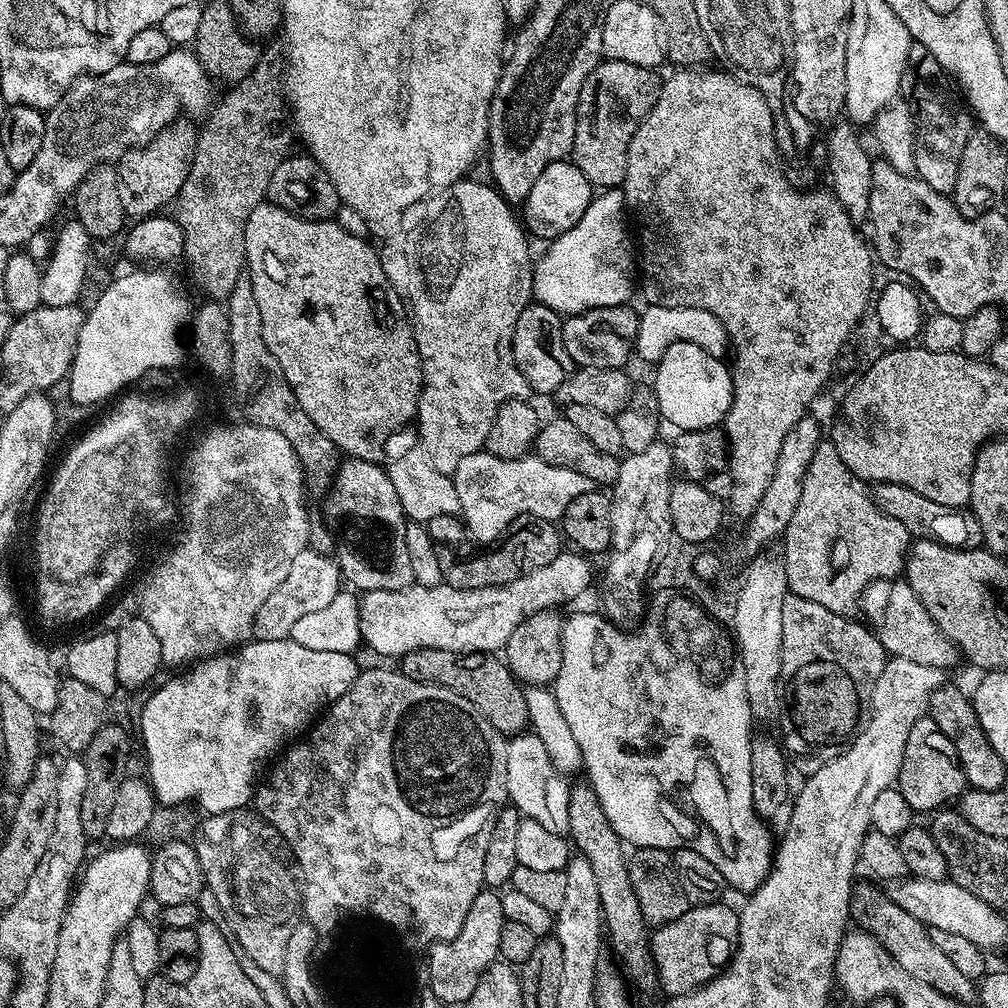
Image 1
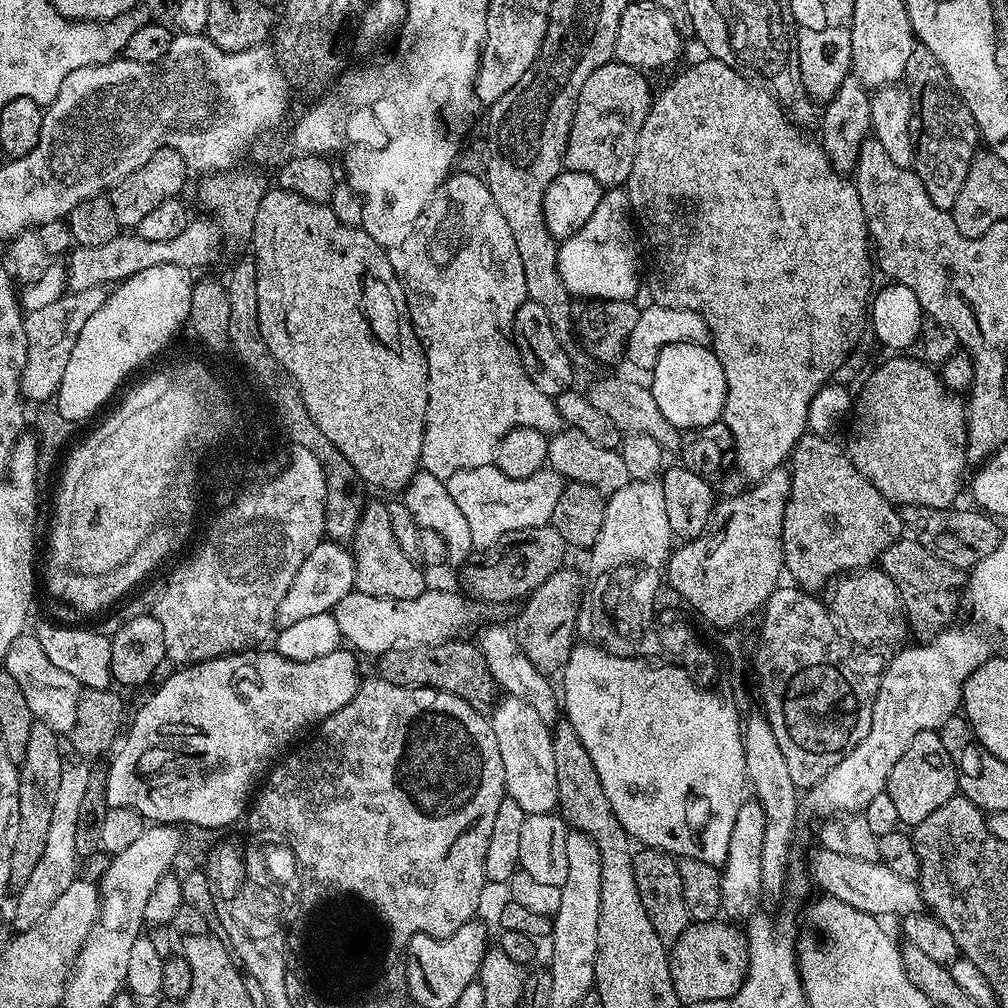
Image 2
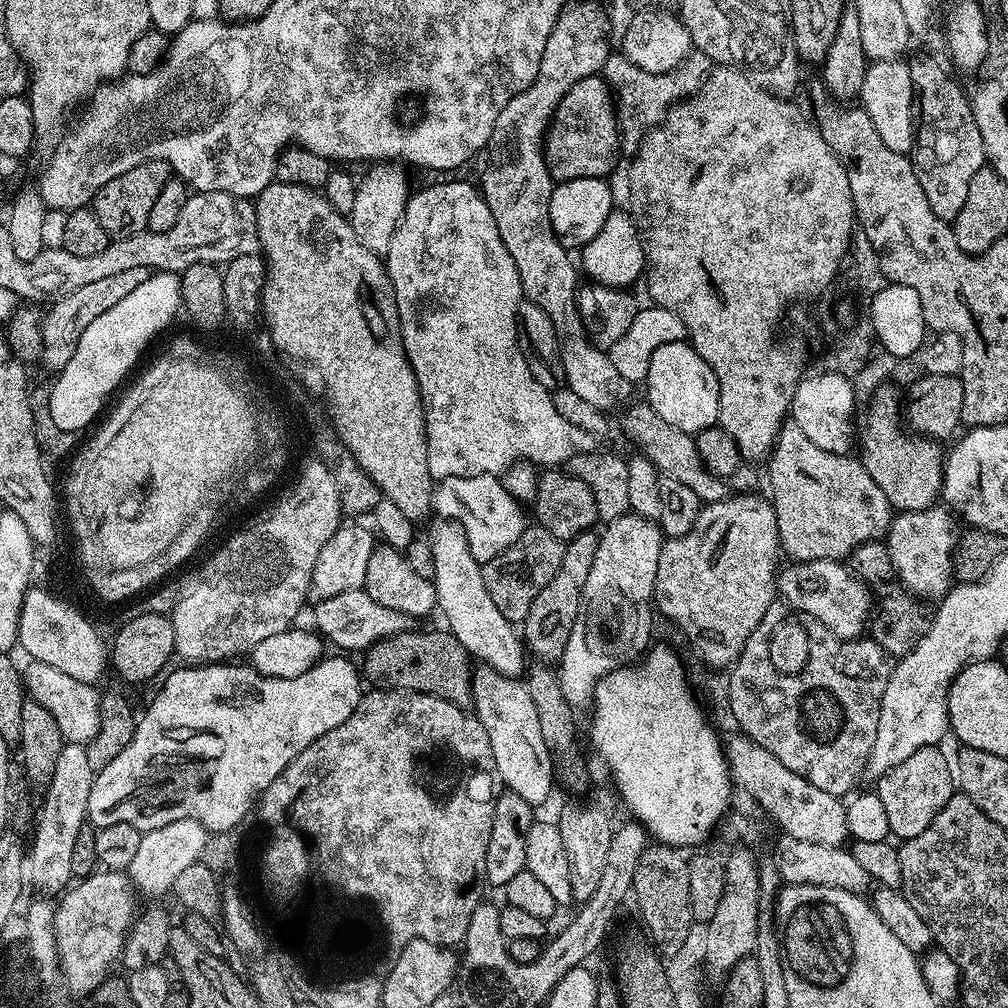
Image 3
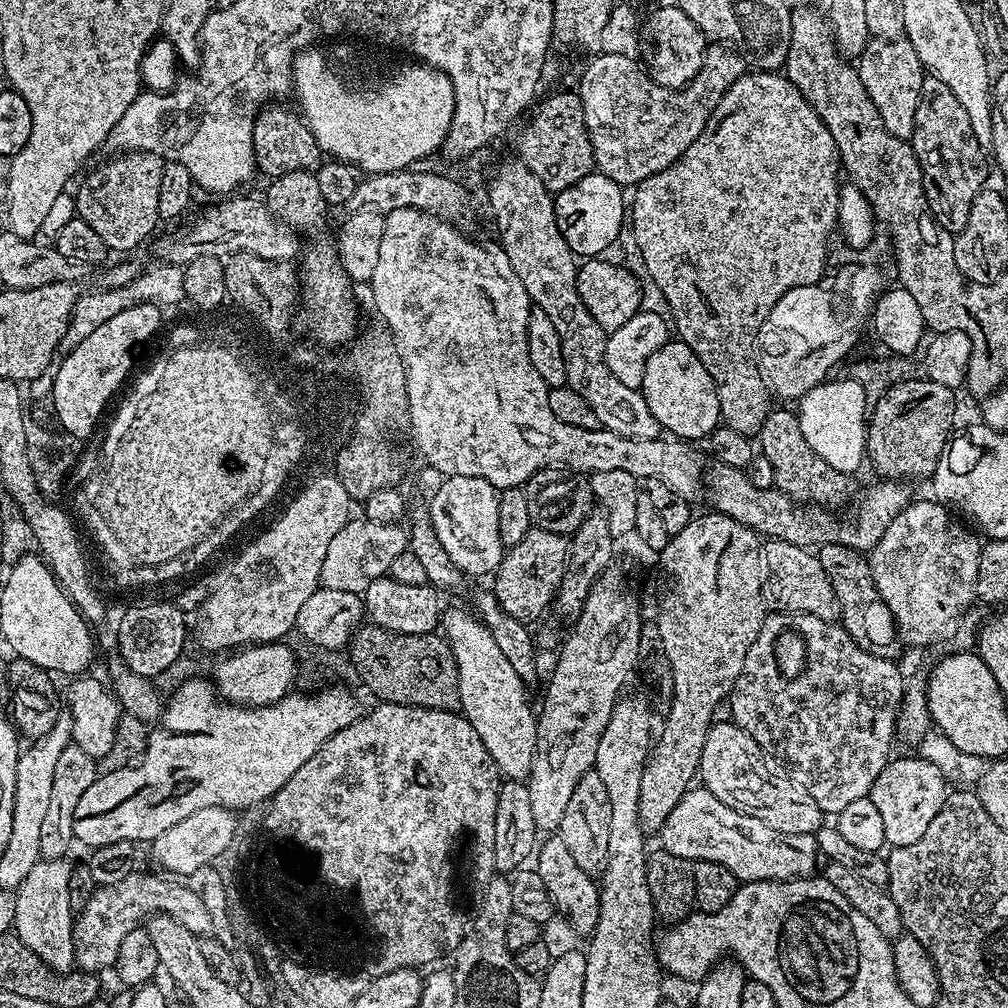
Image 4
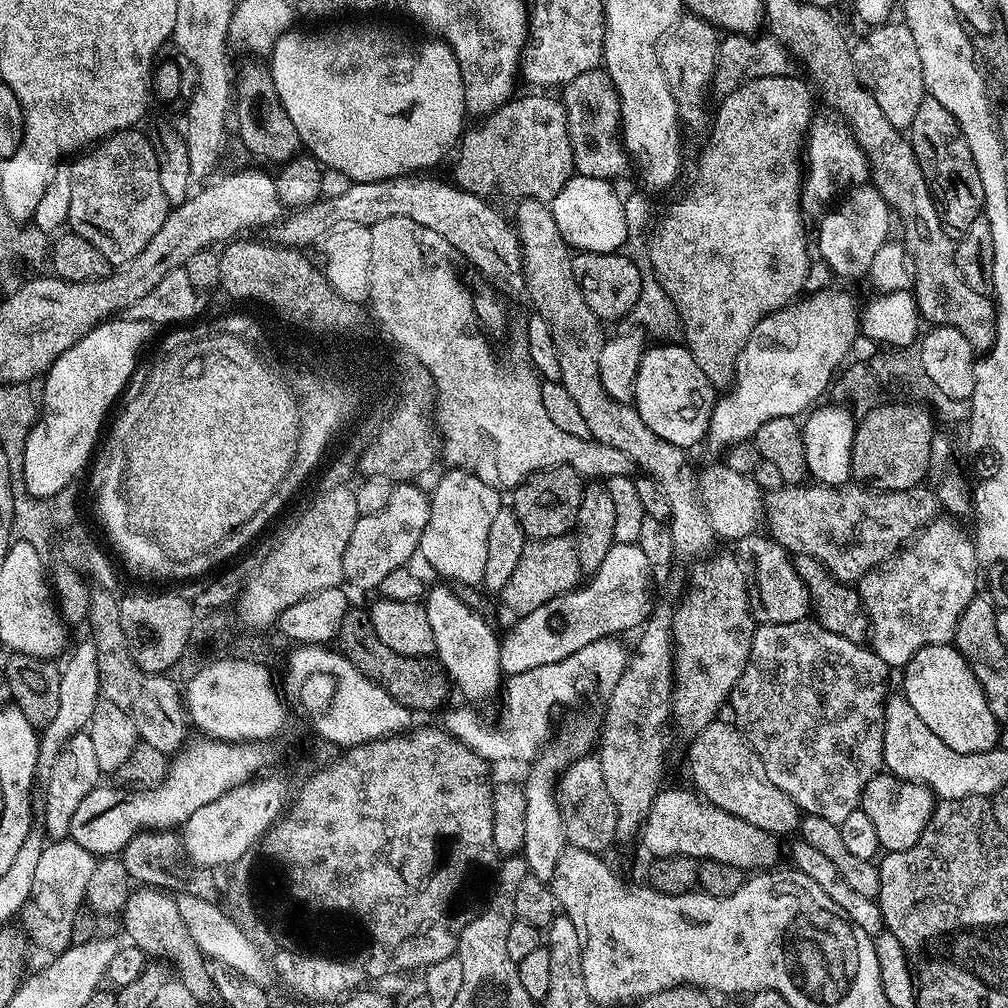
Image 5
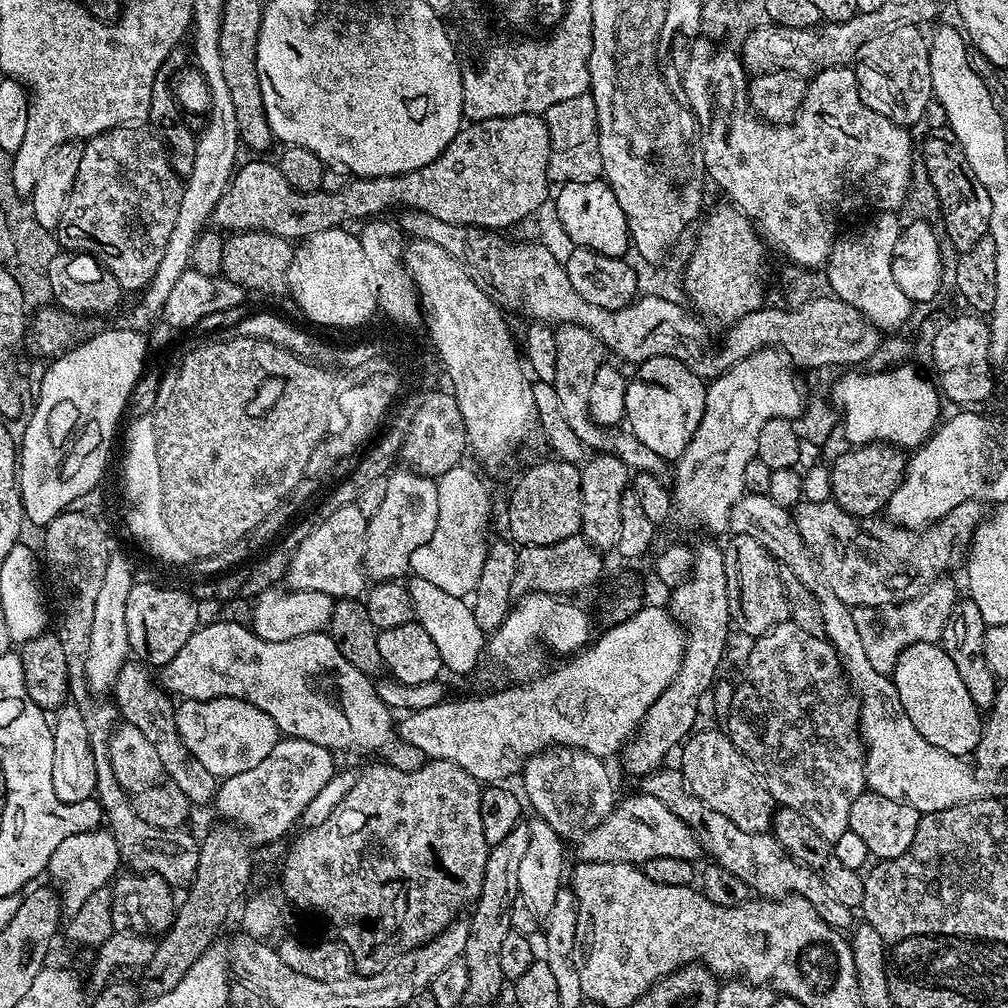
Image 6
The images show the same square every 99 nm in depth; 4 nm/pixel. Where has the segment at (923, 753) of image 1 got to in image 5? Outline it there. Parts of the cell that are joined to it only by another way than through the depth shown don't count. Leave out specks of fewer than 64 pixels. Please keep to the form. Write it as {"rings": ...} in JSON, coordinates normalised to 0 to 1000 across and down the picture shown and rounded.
{"rings":[[[870,768],[859,776],[853,789],[852,805],[867,815],[867,824],[871,827],[871,835],[878,846],[903,843],[907,835],[919,823],[925,811],[927,791],[925,785],[917,778],[908,778],[902,774],[892,774],[884,768]]]}

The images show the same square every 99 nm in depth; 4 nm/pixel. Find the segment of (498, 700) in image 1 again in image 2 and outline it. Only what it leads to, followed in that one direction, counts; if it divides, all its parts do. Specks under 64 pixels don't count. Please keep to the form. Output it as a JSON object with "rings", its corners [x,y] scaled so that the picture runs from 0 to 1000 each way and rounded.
{"rings":[[[464,633],[443,635],[438,639],[392,643],[378,649],[375,659],[376,674],[391,681],[438,685],[477,704],[487,703],[494,694],[494,684],[486,669],[486,661],[482,661],[482,653],[477,649],[475,642],[469,636],[467,639]]]}

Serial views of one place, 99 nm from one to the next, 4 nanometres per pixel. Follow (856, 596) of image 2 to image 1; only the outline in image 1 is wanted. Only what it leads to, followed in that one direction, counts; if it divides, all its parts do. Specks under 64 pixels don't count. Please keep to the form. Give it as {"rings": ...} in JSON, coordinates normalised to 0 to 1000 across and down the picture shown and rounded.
{"rings":[[[900,574],[869,575],[855,592],[855,611],[860,622],[875,637],[878,648],[885,653],[899,653],[899,657],[915,657],[915,661],[927,661],[943,665],[950,655],[948,639],[935,629],[935,625],[923,613],[919,601],[907,589]]]}

